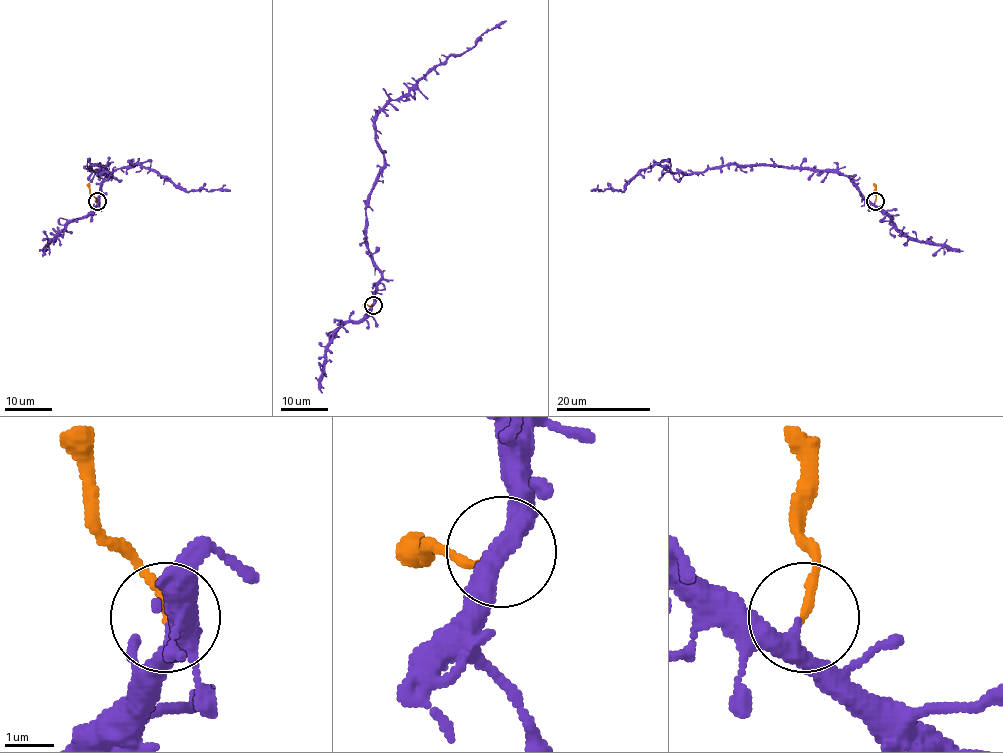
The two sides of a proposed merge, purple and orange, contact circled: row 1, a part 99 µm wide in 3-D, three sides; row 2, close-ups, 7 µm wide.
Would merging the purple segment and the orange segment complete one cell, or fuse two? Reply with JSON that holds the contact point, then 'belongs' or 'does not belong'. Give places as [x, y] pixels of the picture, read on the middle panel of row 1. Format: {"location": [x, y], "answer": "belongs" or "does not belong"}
{"location": [373, 305], "answer": "does not belong"}

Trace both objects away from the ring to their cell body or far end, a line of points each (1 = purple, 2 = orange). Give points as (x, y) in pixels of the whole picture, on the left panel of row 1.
1: (97, 201), (105, 175), (90, 166), (107, 165), (99, 169), (100, 174), (142, 165), (187, 191), (230, 191)
2: (97, 201), (86, 184)

